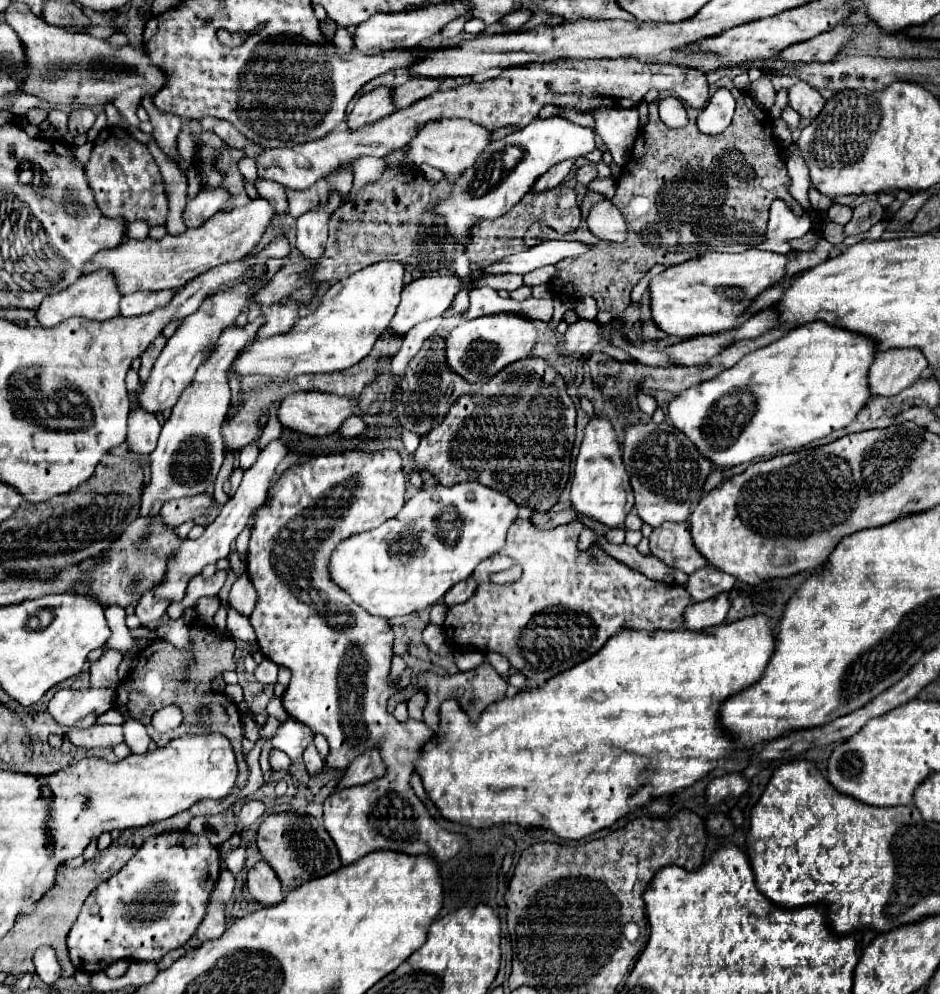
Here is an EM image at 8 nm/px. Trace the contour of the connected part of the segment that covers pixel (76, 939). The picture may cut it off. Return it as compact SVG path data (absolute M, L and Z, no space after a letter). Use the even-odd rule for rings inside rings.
M188 832L150 836L118 874L102 882L86 898L78 920L68 932L68 950L72 964L76 966L76 970L96 974L106 970L106 966L110 966L116 960L160 962L168 952L184 946L194 936L194 930L202 920L206 902L210 900L210 892L214 890L218 874L220 874L220 856L216 846L212 846L206 836L194 836ZM150 894L156 894L154 902L146 898ZM152 906L156 916L152 916L150 912Z

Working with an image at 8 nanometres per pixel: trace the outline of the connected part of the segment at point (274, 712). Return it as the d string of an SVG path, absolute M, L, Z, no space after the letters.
M280 698L270 700L270 704L268 704L268 714L270 714L270 716L276 716L280 722L286 722L286 720L288 720L288 714L284 712Z

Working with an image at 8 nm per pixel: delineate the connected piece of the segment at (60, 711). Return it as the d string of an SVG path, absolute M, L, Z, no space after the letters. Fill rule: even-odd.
M114 688L58 690L48 702L48 714L62 728L88 728L96 716L114 706Z

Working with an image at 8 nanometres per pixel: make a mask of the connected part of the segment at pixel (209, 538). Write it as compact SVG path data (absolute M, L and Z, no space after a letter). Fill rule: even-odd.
M276 438L272 440L266 448L262 448L258 460L254 466L250 466L248 470L244 470L244 478L236 490L236 494L224 504L220 516L204 530L204 534L198 538L198 540L186 540L176 552L174 552L174 558L170 560L170 570L166 574L166 580L168 582L162 582L162 586L158 586L158 590L150 590L150 594L146 594L146 598L142 598L142 602L136 606L136 616L140 618L140 622L146 626L146 624L152 624L154 620L158 620L166 608L172 604L172 602L180 602L184 598L184 592L186 592L186 586L190 582L192 576L196 576L206 564L214 564L216 560L220 558L228 558L230 550L232 550L232 544L236 540L236 536L246 528L246 522L250 518L250 514L262 506L262 502L266 500L266 492L268 492L268 484L272 482L272 476L274 476L274 470L276 466L290 454L290 446L286 444L286 440L282 438Z

